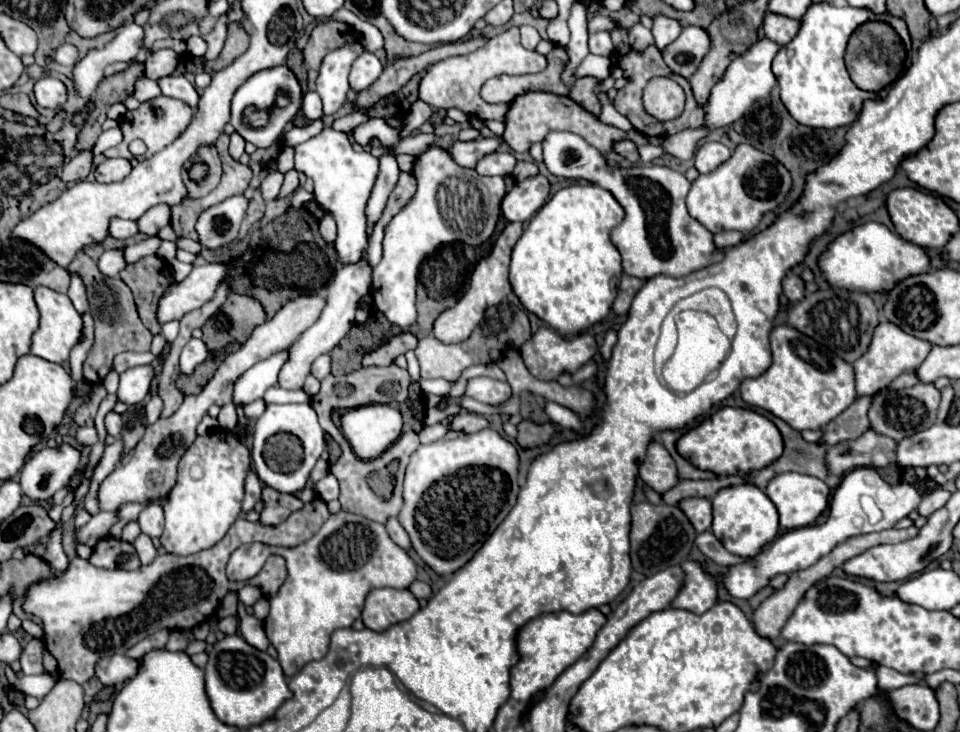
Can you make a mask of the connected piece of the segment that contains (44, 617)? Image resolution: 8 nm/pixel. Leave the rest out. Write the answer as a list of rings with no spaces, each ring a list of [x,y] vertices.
[[[314,498],[278,526],[264,526],[260,522],[238,518],[216,546],[186,558],[158,554],[152,564],[140,566],[134,572],[122,568],[96,568],[88,560],[74,558],[64,576],[58,578],[54,574],[48,582],[30,588],[24,598],[24,610],[44,622],[44,644],[58,660],[60,678],[84,684],[94,676],[98,658],[122,654],[158,628],[192,630],[206,622],[228,592],[238,592],[244,586],[242,582],[228,582],[224,572],[230,554],[238,546],[252,540],[268,540],[272,546],[298,546],[310,540],[328,516],[326,502]]]

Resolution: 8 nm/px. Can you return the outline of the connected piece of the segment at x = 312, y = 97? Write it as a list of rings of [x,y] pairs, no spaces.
[[[308,90],[306,94],[304,94],[304,102],[302,102],[302,112],[304,112],[304,116],[308,118],[308,120],[318,120],[318,118],[322,118],[322,100],[320,100],[320,96],[314,92],[314,90]]]

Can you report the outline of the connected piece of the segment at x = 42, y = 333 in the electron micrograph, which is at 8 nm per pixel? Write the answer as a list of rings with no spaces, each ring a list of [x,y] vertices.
[[[34,288],[34,300],[38,304],[40,310],[40,328],[34,332],[32,336],[32,354],[40,356],[48,362],[54,364],[62,364],[70,358],[70,350],[74,348],[74,344],[80,340],[82,334],[82,316],[76,312],[72,300],[66,294],[54,292],[50,288]]]

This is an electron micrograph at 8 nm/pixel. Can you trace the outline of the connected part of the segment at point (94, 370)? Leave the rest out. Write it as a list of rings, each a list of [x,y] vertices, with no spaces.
[[[84,252],[76,254],[68,270],[78,272],[84,278],[84,284],[88,290],[88,304],[96,322],[96,342],[84,362],[84,378],[90,384],[98,384],[102,378],[110,374],[116,354],[148,352],[152,344],[152,334],[148,332],[148,328],[144,328],[140,316],[136,316],[136,304],[132,304],[132,290],[120,278],[108,278],[100,274],[94,260],[90,260]]]

